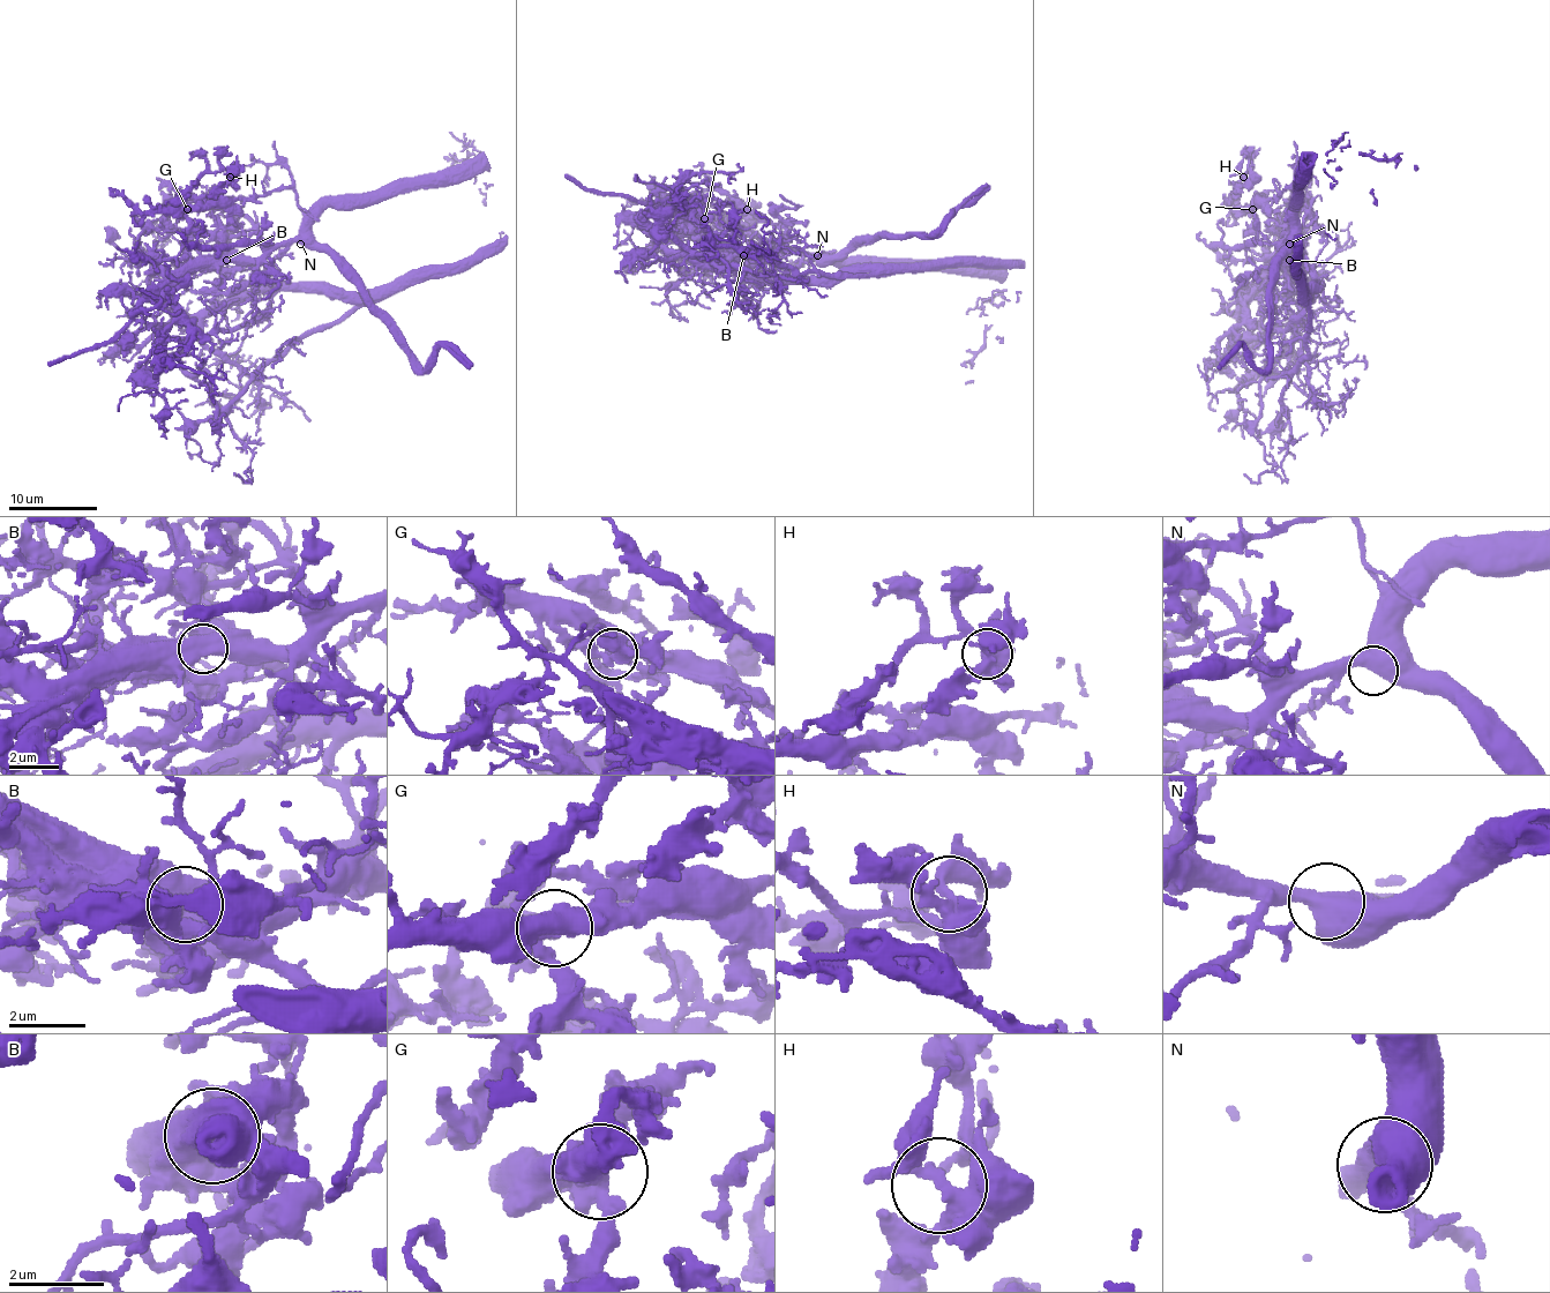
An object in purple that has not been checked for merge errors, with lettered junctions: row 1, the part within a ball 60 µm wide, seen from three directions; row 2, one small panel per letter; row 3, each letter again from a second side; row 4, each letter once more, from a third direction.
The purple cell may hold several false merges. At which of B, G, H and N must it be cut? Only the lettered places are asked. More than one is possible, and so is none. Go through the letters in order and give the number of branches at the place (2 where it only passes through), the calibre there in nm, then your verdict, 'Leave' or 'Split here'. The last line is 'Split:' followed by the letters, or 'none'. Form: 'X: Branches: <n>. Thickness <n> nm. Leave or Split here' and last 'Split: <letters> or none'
B: Branches: 3. Thickness 600 nm. Split here
G: Branches: 3. Thickness 550 nm. Split here
H: Branches: 3. Thickness 320 nm. Leave
N: Branches: 2. Thickness 600 nm. Leave
Split: B, G

